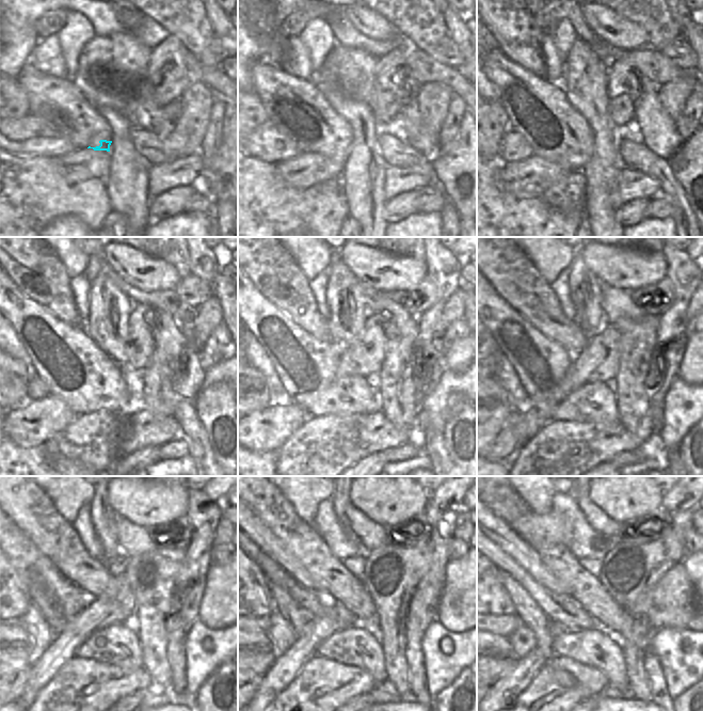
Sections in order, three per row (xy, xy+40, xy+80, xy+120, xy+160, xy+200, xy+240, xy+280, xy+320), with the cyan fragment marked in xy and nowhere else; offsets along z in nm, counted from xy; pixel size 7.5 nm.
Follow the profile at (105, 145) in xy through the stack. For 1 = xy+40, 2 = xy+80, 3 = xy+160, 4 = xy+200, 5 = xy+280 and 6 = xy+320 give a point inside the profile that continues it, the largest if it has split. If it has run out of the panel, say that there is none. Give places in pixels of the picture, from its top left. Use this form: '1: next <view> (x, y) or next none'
1: next xy+40 (342, 149)
2: next xy+80 (572, 159)
3: next xy+160 (352, 396)
4: next xy+200 (594, 403)
5: next xy+280 (355, 646)
6: next xy+320 (595, 647)

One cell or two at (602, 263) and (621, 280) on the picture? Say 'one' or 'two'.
one

